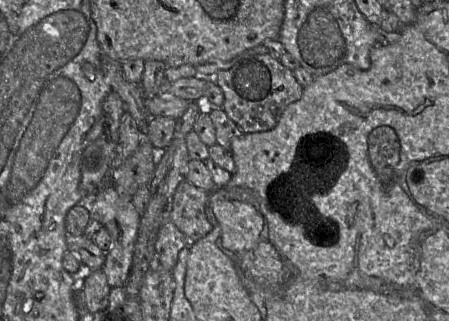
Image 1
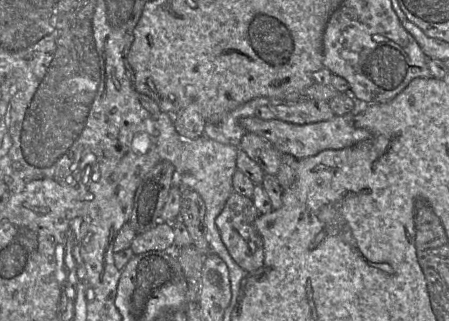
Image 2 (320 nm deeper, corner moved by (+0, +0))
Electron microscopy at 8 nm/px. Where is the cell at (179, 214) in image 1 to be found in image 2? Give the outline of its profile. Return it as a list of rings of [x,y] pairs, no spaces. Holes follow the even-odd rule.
[[[233,192],[216,218],[222,242],[233,260],[247,272],[257,271],[264,264],[264,243],[255,227],[259,215],[250,198]]]

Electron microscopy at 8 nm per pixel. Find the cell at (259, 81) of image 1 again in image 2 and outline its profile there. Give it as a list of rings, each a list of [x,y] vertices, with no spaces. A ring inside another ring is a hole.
[[[301,100],[293,104],[271,103],[271,110],[275,119],[296,125],[327,121],[335,117],[328,103],[323,100]]]

